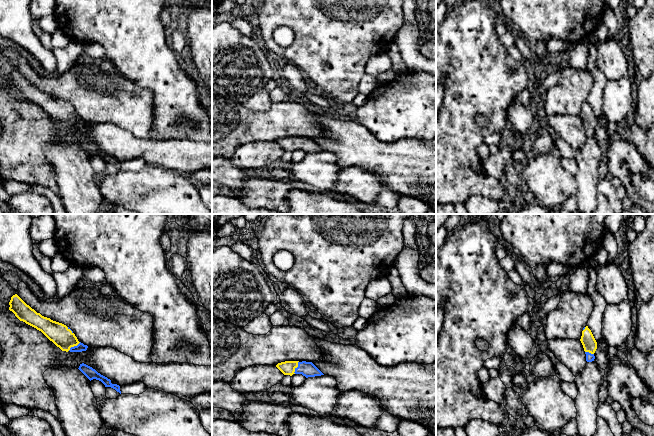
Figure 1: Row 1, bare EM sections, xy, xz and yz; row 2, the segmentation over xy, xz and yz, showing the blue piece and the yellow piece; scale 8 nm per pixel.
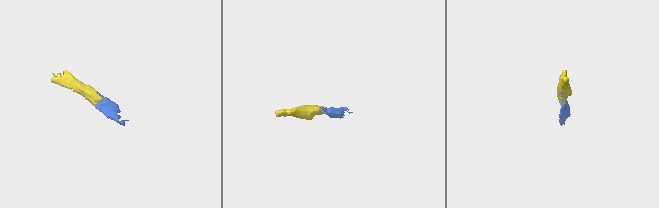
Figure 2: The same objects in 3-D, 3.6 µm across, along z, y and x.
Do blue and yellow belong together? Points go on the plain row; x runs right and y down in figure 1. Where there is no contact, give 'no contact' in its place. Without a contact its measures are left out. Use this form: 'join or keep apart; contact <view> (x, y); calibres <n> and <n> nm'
join; contact xz (297, 143); calibres 120 and 110 nm

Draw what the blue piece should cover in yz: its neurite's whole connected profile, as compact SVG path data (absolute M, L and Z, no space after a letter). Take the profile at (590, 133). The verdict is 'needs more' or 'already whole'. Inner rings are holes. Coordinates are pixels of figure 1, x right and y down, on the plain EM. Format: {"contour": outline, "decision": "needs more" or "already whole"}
{"contour": "M588 102L583 104L582 112L580 115L585 130L586 130L586 137L592 138L595 135L594 129L597 125L597 118L591 108L591 106L588 104Z", "decision": "needs more"}

